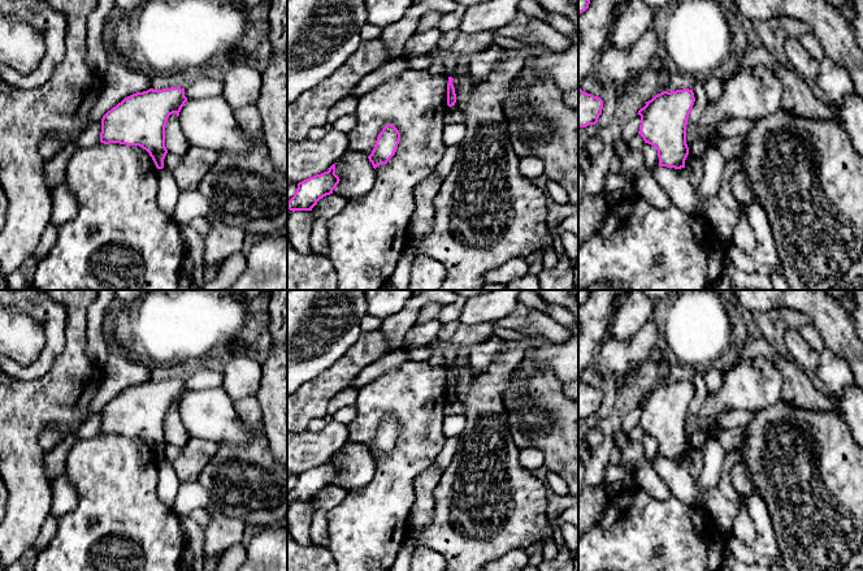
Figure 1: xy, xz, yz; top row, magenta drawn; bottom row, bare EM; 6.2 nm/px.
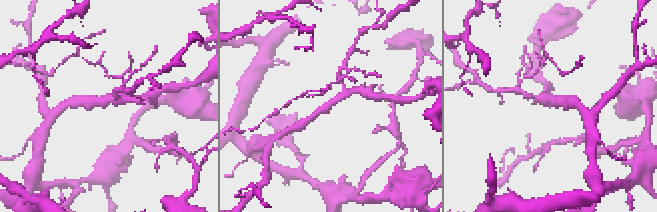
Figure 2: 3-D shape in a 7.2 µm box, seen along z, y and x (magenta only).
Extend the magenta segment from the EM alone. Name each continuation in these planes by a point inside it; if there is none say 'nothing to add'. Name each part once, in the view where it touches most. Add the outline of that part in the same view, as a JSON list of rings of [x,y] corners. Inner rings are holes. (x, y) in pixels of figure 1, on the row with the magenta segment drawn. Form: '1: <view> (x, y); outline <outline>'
nothing to add

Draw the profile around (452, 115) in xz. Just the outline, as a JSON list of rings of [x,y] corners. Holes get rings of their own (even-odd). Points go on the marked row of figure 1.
[[[452,105],[447,108],[443,120],[446,124],[461,124],[464,122],[464,116],[455,105]]]

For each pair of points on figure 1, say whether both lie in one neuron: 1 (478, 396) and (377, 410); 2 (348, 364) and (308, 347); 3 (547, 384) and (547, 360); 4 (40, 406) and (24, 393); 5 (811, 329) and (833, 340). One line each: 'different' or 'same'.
1: different
2: different
3: different
4: same
5: different

